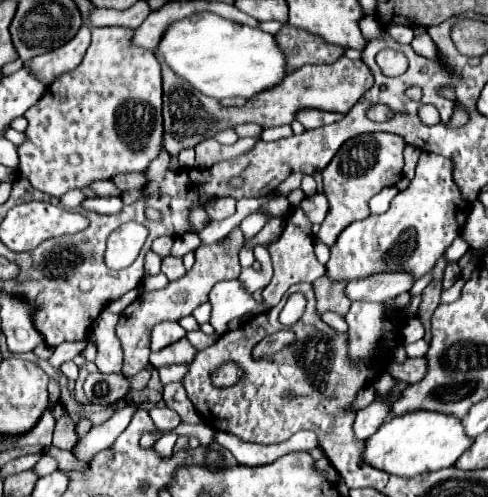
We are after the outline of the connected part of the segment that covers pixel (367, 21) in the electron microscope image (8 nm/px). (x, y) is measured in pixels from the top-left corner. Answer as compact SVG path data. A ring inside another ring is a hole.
M364 15L360 19L360 31L370 41L370 39L374 39L374 37L378 37L382 33L382 27L378 25L378 21L374 21L372 15Z

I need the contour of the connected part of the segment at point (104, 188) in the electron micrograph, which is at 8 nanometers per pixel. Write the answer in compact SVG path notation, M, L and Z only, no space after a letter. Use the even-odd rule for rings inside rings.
M112 180L95 181L89 188L98 196L121 196L122 191L119 190Z

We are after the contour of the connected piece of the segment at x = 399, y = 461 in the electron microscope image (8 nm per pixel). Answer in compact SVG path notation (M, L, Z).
M418 409L400 417L388 419L372 437L366 439L364 461L376 469L382 469L400 477L414 477L428 471L452 467L458 457L472 445L472 437L464 433L462 421L448 413L436 413Z

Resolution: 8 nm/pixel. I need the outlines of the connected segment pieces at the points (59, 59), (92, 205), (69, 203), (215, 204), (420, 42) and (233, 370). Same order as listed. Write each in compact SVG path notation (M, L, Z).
M82 25L76 37L68 41L66 45L62 45L60 51L52 51L52 53L34 57L32 61L28 61L28 65L46 85L50 85L58 75L72 71L80 65L88 43L90 43L90 27Z
M96 197L96 199L86 199L84 209L92 209L96 213L102 213L102 215L110 215L110 213L120 213L120 209L124 207L122 199L120 197Z
M70 191L70 193L66 193L66 195L62 197L62 203L64 203L64 207L74 209L74 207L80 207L84 199L86 199L86 195L84 195L82 191Z
M234 197L212 199L208 205L204 205L204 209L208 209L208 215L212 217L230 217L236 211L236 199Z
M424 33L424 35L420 35L420 37L414 37L412 47L414 47L414 51L416 51L418 55L422 55L422 57L426 57L426 59L430 59L430 61L438 59L438 47L436 47L436 43L430 39L428 33Z
M226 361L224 365L220 365L220 369L216 369L216 373L212 373L212 385L220 387L220 389L232 387L232 385L240 383L242 379L244 379L244 371L234 361Z

